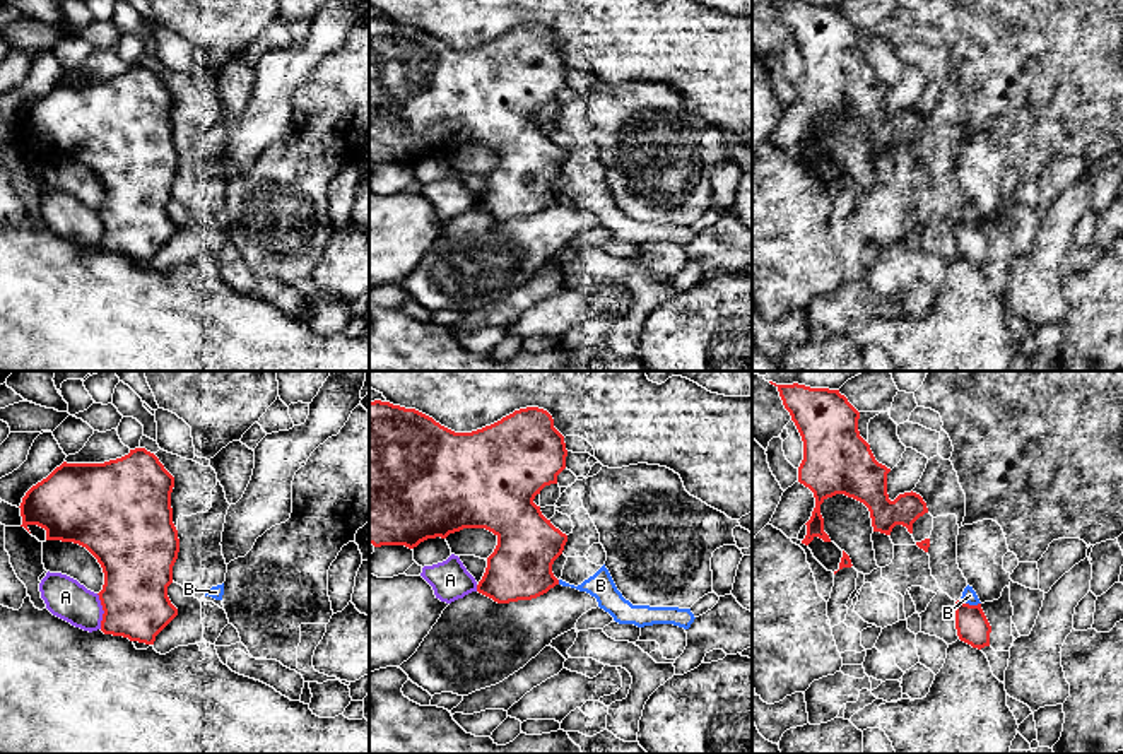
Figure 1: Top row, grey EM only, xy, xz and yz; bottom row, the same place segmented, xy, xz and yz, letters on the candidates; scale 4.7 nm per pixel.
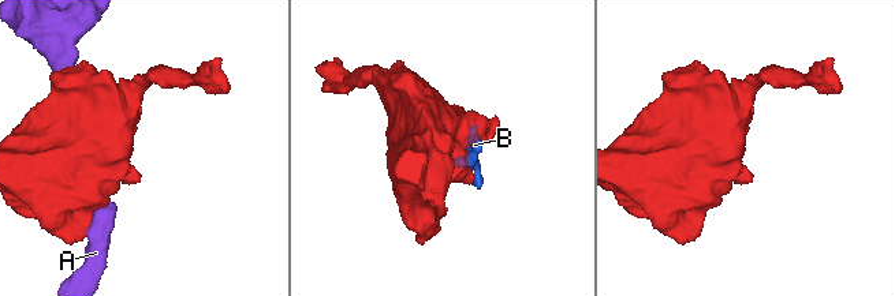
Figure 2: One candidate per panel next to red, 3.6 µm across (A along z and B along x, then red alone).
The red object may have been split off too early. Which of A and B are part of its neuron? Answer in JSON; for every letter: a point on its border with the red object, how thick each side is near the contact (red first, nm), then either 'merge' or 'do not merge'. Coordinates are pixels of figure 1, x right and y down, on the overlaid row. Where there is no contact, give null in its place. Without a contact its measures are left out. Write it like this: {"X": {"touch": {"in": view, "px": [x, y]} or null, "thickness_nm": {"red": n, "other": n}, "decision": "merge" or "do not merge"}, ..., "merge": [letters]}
{"A": {"touch": {"in": "xy", "px": [103, 609]}, "thickness_nm": {"red": 320, "other": 190}, "decision": "do not merge"}, "B": {"touch": {"in": "yz", "px": [968, 604]}, "thickness_nm": {"red": 160, "other": 70}, "decision": "do not merge"}, "merge": []}

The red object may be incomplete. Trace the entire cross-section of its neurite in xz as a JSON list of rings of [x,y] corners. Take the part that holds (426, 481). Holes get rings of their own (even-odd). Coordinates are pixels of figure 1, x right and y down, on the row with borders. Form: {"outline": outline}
{"outline": [[[369,402],[369,544],[414,549],[427,539],[485,528],[497,537],[497,545],[487,557],[477,592],[497,604],[537,598],[559,585],[552,564],[562,554],[567,535],[542,515],[533,499],[545,486],[557,484],[566,457],[564,436],[554,427],[552,415],[538,407],[514,410],[472,433],[455,433],[415,409]]]}

